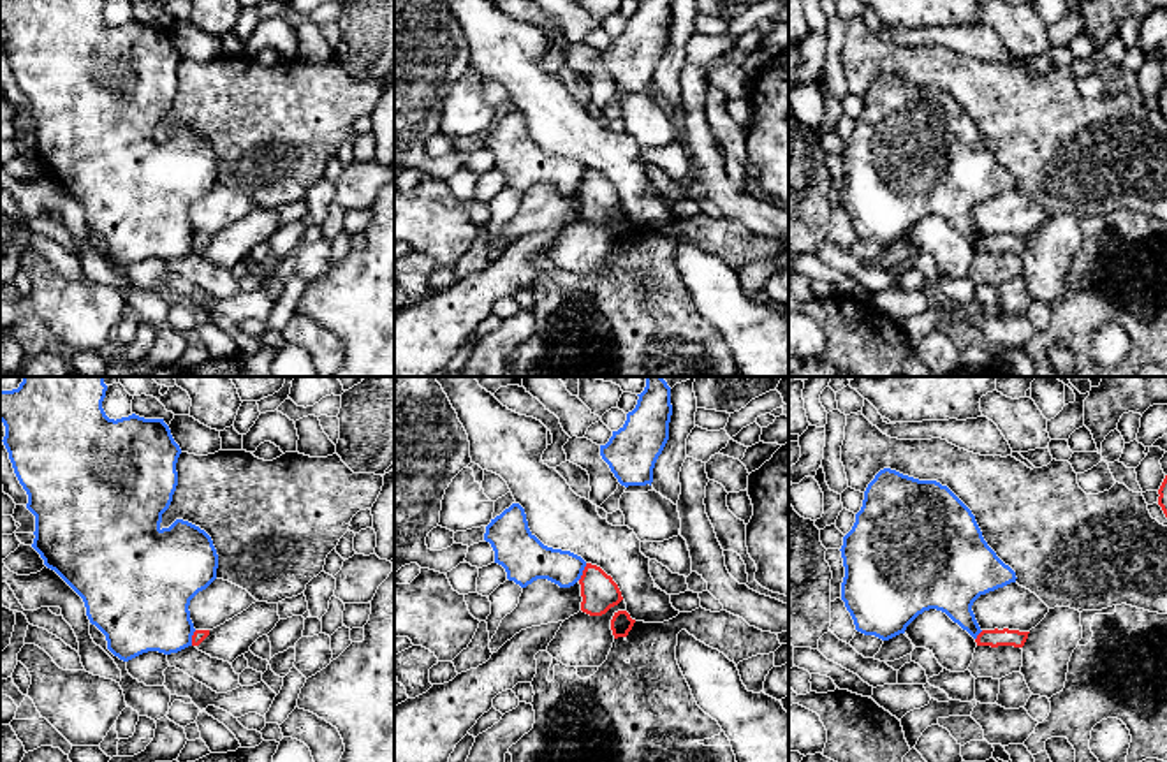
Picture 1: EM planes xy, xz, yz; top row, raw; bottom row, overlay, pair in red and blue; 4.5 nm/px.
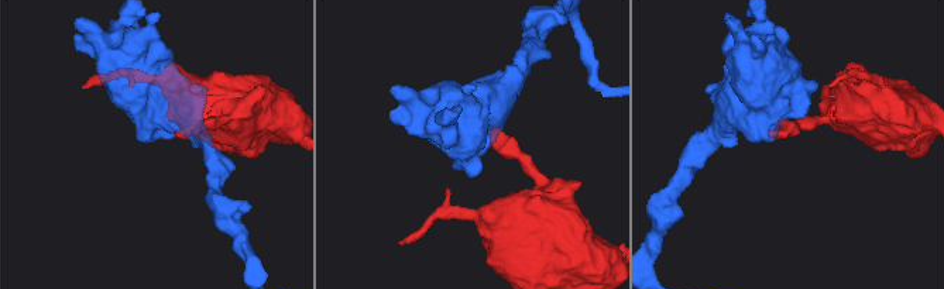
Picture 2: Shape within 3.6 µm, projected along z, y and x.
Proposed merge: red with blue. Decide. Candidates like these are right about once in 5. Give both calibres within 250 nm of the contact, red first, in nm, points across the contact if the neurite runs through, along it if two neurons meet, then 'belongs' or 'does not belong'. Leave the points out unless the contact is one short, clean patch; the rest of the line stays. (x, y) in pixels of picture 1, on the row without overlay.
170 nm thick on the red side, 190 nm on the other; border along xz (587, 169), (578, 185); does not belong

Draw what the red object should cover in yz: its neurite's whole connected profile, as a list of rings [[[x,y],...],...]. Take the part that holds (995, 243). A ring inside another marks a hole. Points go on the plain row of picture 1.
[[[982,236],[975,248],[977,252],[991,252],[991,253],[998,253],[998,252],[1014,252],[1014,253],[1023,253],[1026,245],[1028,245],[1030,238],[1019,238],[1019,236]]]

